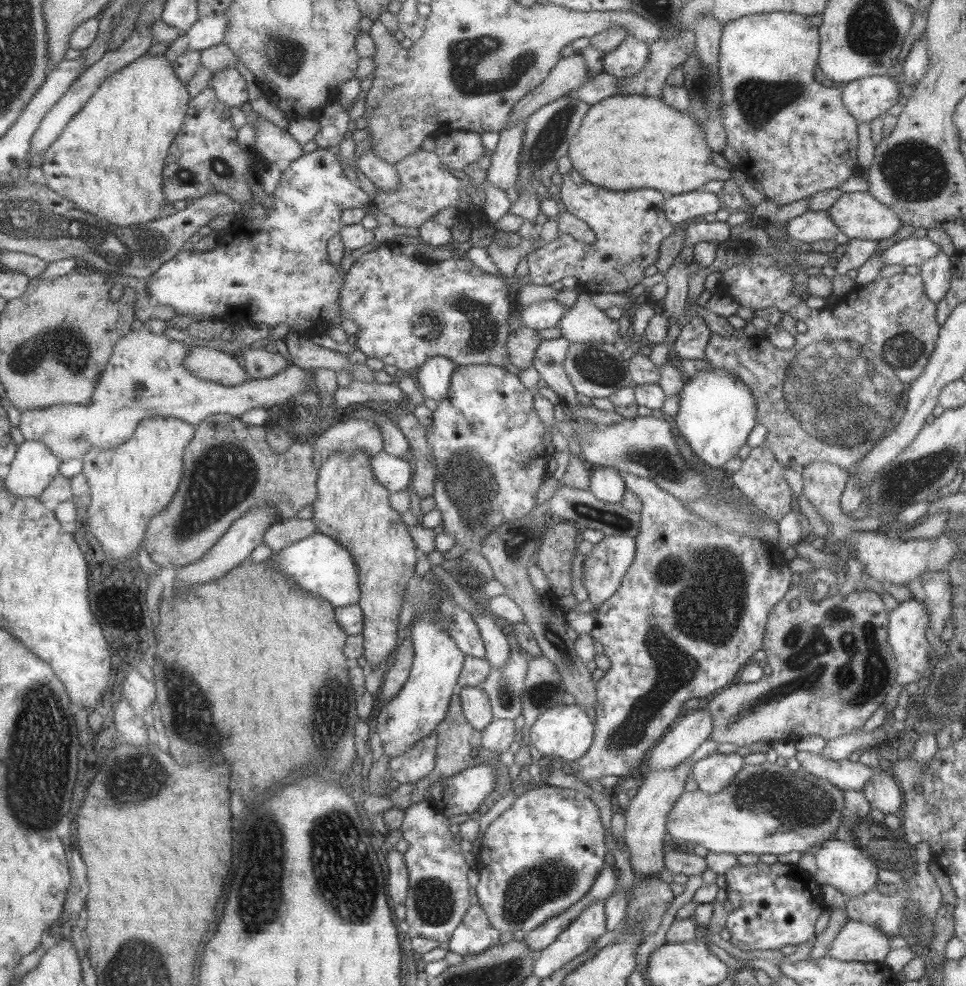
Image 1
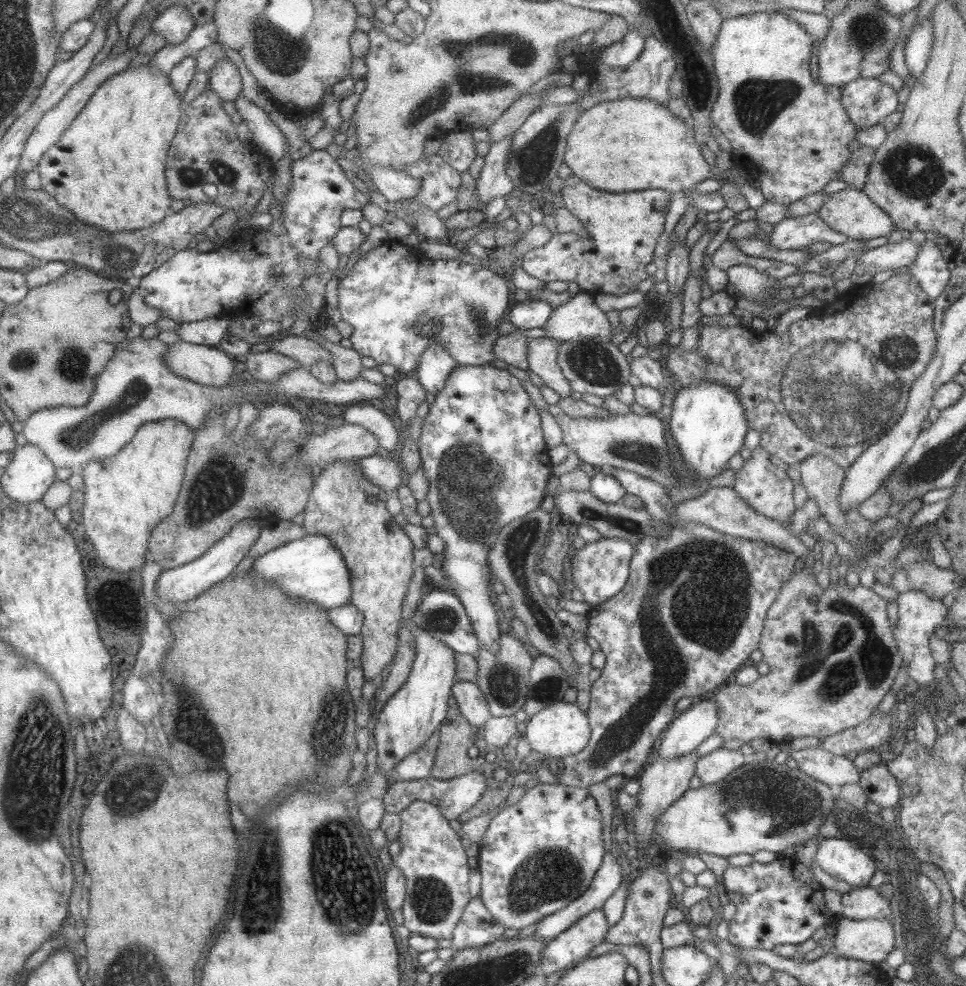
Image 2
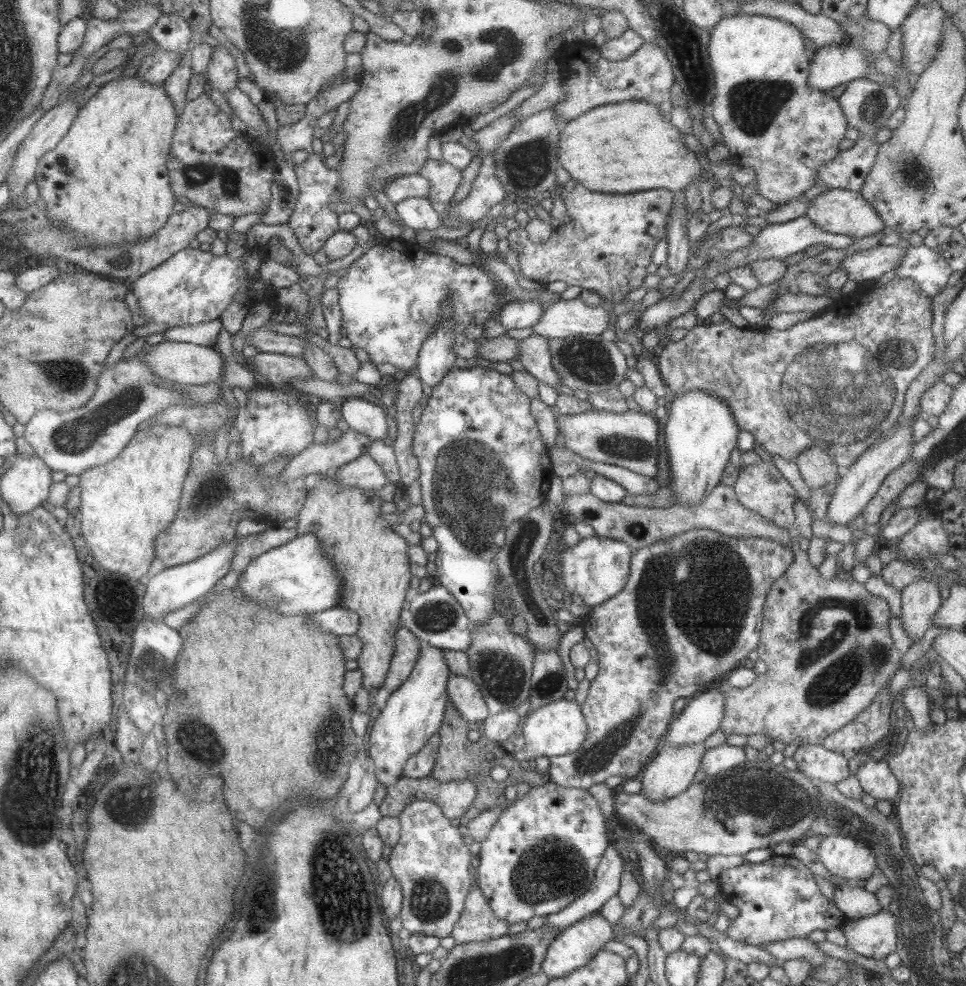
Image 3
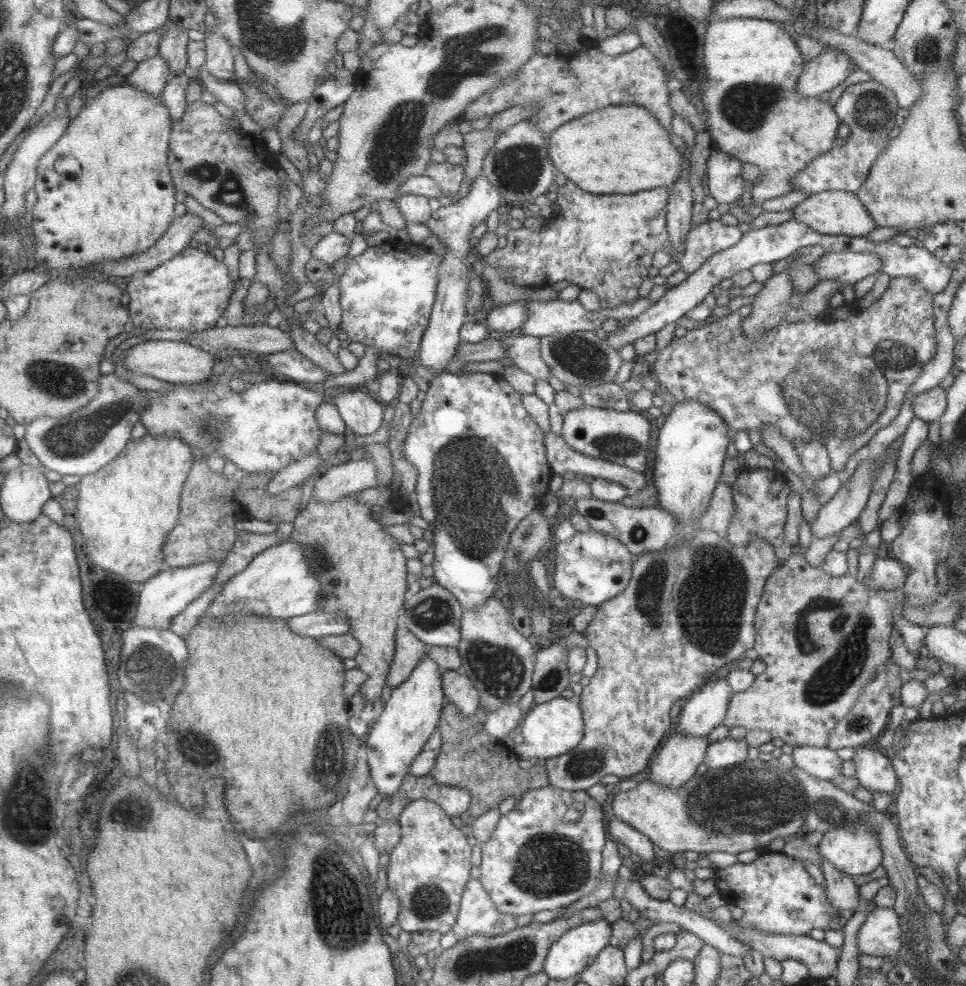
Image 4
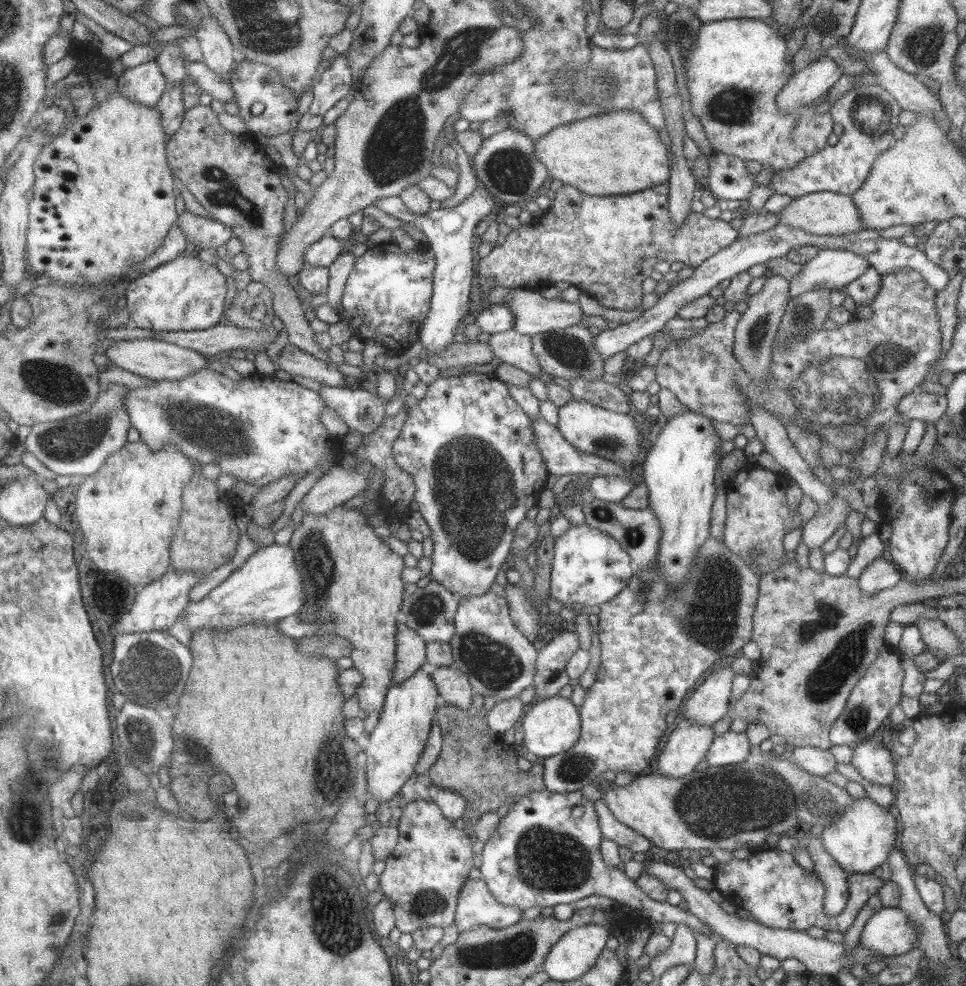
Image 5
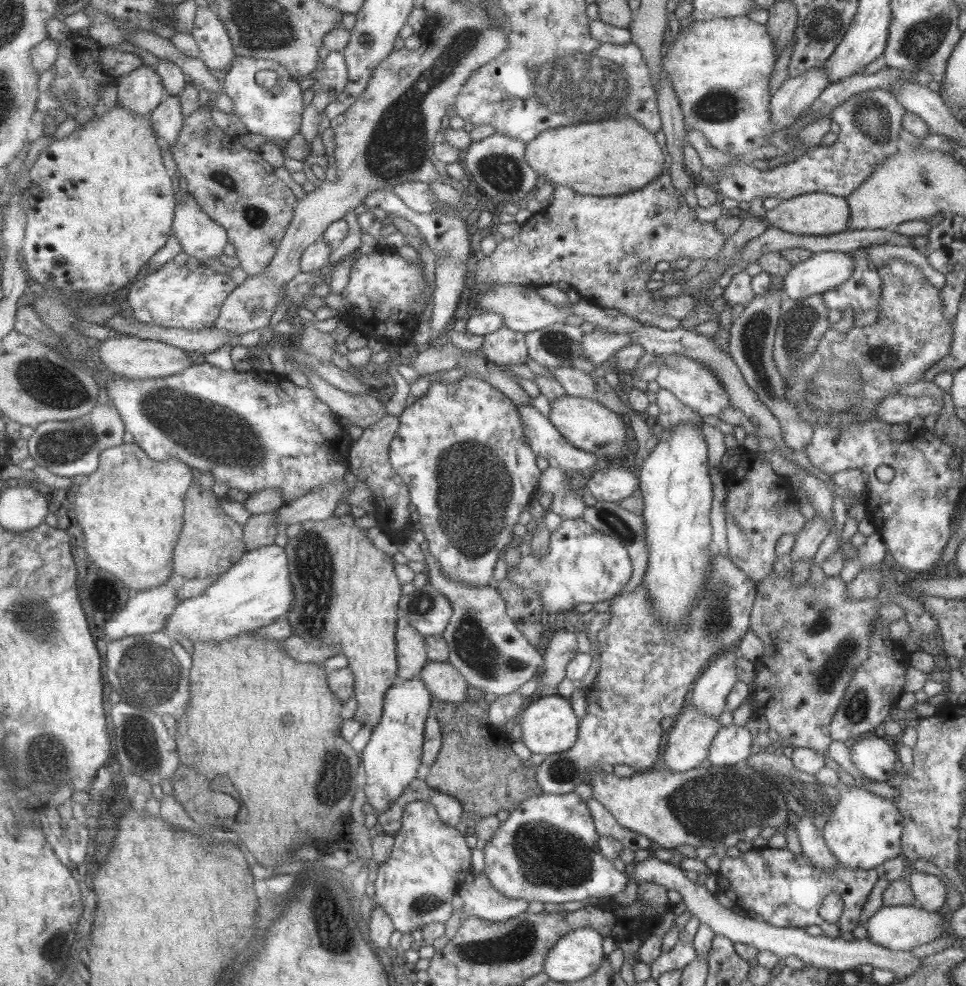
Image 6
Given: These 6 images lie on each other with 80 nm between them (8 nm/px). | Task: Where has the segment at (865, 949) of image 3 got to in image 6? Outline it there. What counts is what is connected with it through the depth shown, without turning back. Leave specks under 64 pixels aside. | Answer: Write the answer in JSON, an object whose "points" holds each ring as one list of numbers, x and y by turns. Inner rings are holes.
{"points":[[914,904,909,906,880,906,865,923,870,941,886,949,911,951,915,946,921,946,940,937,943,932,943,918,938,911,925,910]]}

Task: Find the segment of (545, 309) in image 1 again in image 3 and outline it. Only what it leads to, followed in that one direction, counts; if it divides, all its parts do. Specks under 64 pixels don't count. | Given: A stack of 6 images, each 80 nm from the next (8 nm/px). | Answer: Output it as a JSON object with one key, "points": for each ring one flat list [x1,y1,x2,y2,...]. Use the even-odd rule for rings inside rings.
{"points":[[513,301,499,308,494,315,495,320,505,328,529,328,540,316,543,310,539,302]]}

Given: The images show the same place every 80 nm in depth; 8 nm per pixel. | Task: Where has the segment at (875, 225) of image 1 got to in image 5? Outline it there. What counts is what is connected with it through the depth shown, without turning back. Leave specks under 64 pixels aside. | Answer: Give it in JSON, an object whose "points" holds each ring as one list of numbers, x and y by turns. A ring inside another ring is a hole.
{"points":[[829,192,805,194,805,196,795,197,790,204,774,214,777,215,776,219,779,224,790,226,790,228,798,228,803,232,816,234,817,236,840,236,865,229,860,222,857,207,851,201,851,196,845,194]]}

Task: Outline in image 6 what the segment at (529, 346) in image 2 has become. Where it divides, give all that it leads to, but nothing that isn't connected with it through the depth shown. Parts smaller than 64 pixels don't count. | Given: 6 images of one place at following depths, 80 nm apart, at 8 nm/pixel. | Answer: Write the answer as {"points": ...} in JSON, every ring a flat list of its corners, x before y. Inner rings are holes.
{"points":[[503,326,484,334,480,351,496,365,525,364,528,357,524,334]]}

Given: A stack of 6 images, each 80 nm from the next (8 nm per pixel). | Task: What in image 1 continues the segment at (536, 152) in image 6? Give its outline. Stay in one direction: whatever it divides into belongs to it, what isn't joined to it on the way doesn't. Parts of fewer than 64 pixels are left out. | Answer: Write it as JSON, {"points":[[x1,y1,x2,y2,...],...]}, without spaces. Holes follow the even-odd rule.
{"points":[[613,94,590,105,581,126,569,140,566,156,572,170,581,174,589,184,613,191,645,188,664,195,681,195,701,192,707,181,725,181,731,178,732,170,718,168,711,162,711,149,700,132,701,127,690,117,688,111,679,112,667,106,660,98,631,94]]}

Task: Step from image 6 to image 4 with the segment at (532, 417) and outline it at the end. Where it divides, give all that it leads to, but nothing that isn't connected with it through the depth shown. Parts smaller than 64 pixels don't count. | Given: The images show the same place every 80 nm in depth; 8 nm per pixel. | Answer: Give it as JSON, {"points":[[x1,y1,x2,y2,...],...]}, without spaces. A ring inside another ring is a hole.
{"points":[[545,431,542,441,545,447,546,461,552,474,561,475,563,472,573,472,576,476,585,474,585,476,593,476,593,478,618,482,628,492,635,492,647,484,643,473,635,472,626,466,602,458,581,454,565,444,560,434]]}

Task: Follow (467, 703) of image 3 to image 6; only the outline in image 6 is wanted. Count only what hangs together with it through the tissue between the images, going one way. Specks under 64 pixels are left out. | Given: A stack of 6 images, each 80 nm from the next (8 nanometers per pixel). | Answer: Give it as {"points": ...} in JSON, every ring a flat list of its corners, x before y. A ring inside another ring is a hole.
{"points":[[427,660,417,678,436,702,461,702,468,687,463,676,448,661]]}

